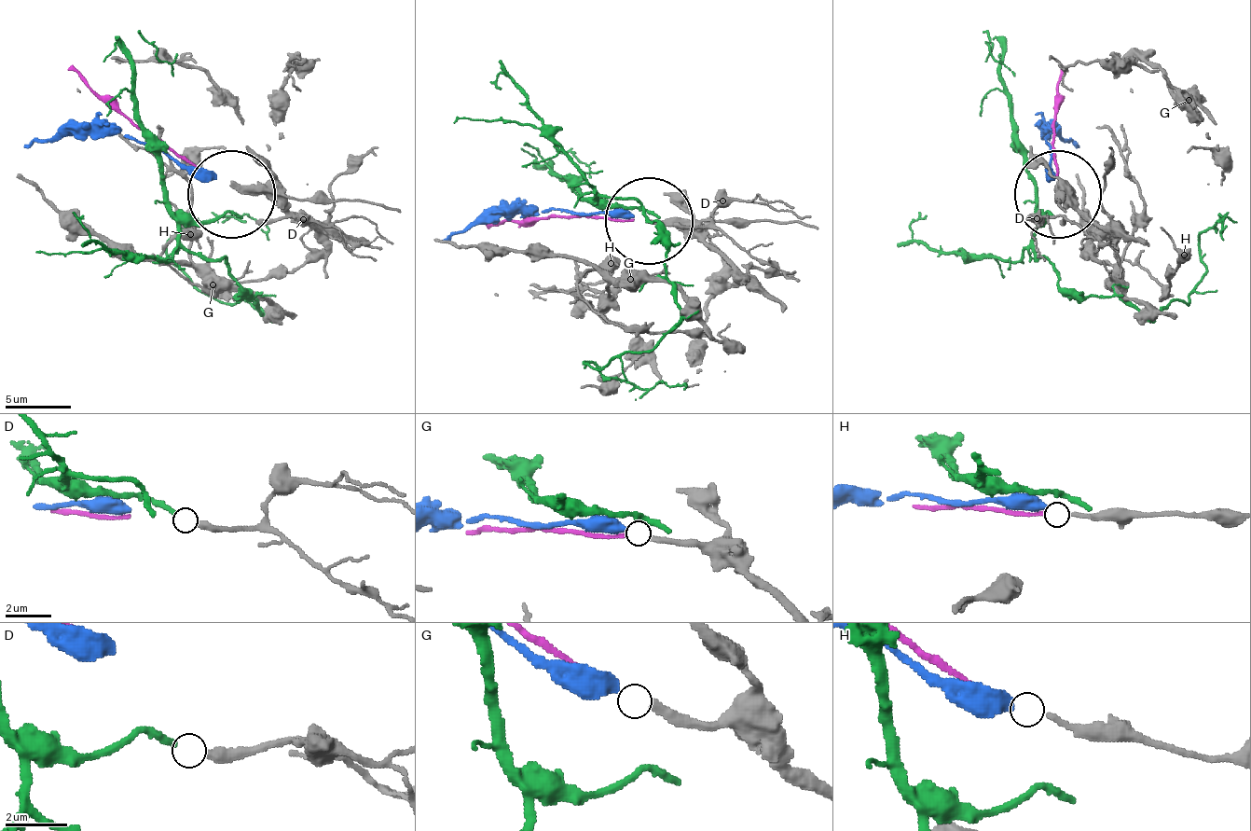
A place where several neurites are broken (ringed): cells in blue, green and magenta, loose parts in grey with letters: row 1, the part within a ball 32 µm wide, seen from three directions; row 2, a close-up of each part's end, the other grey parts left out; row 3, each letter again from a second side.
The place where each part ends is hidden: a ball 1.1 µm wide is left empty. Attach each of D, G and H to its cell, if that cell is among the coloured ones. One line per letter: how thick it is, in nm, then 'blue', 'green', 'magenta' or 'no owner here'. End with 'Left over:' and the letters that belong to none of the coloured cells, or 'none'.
D: calibre 340 nm; green
G: calibre 260 nm; blue
H: calibre 170 nm; magenta
Left over: none

